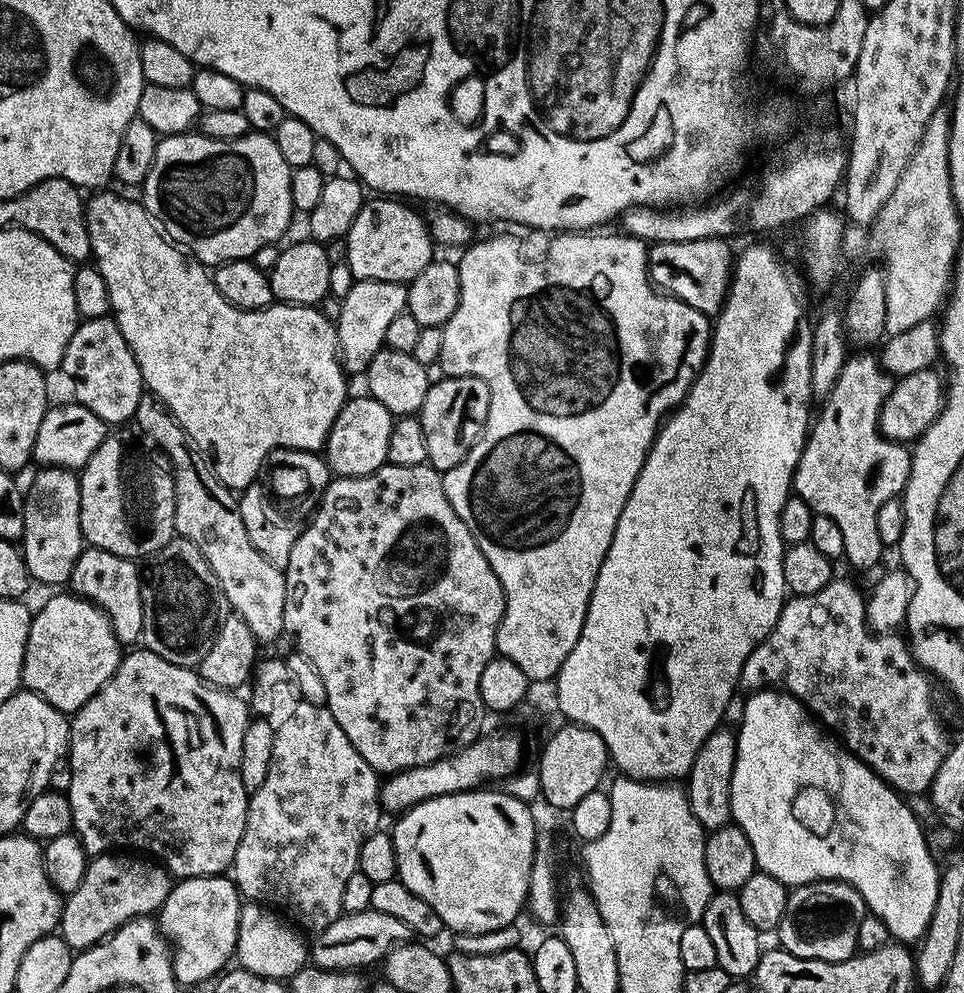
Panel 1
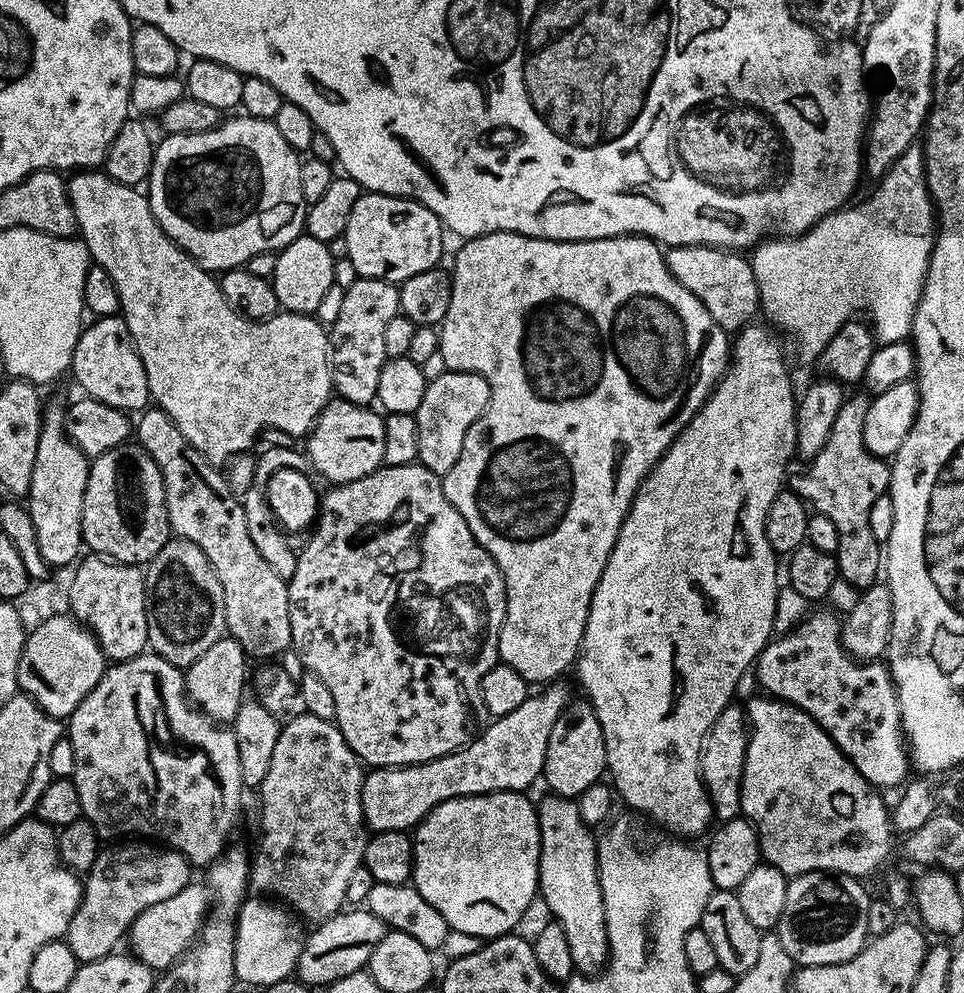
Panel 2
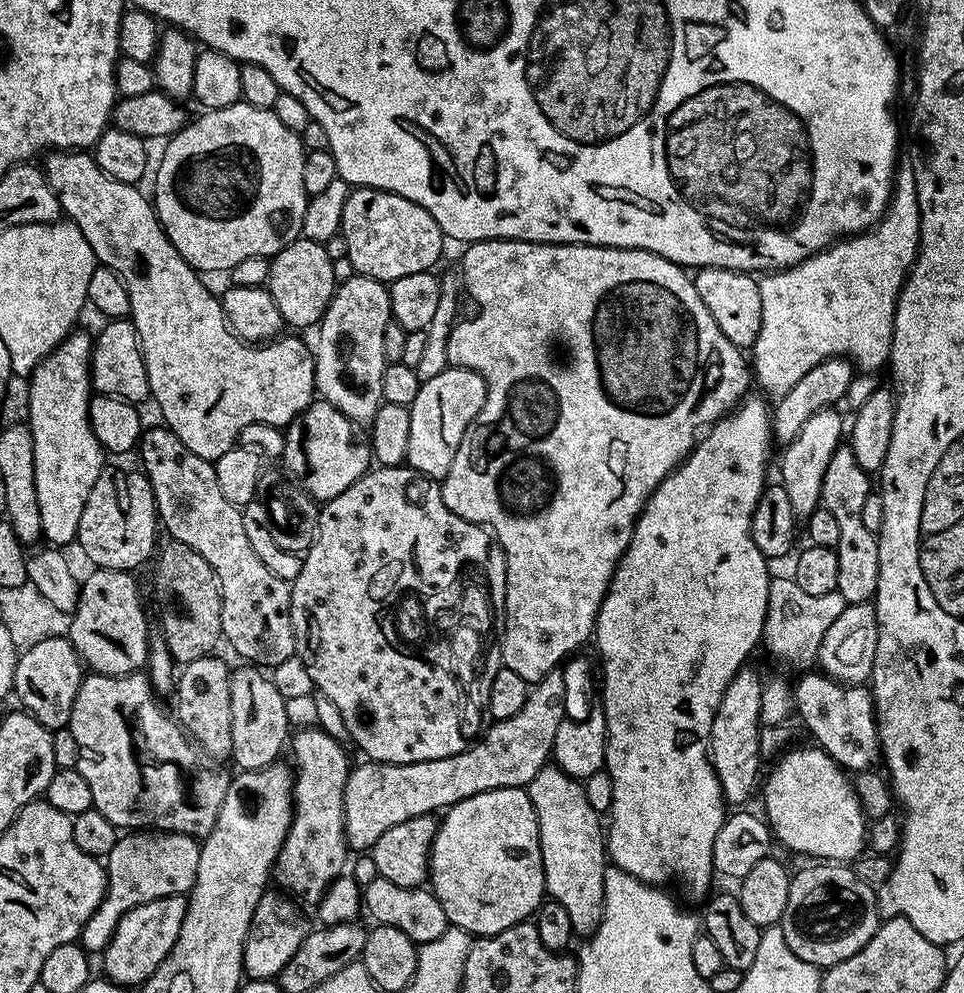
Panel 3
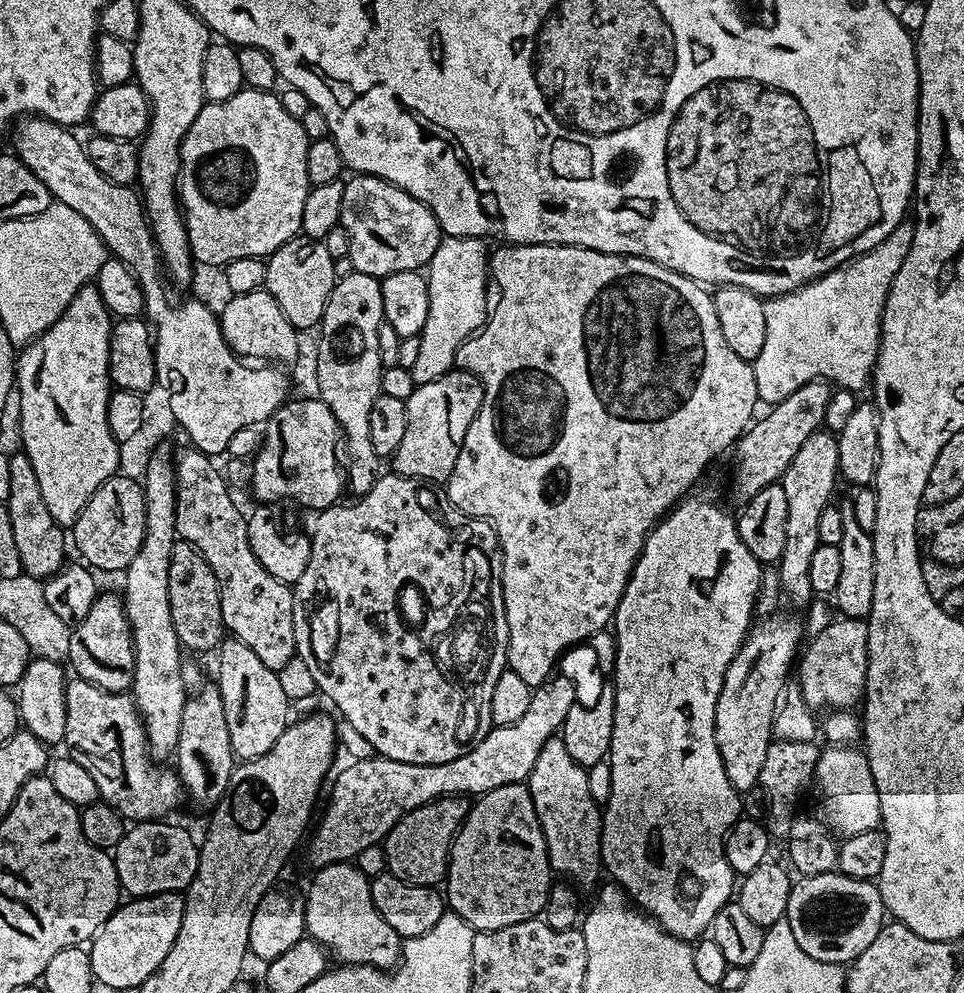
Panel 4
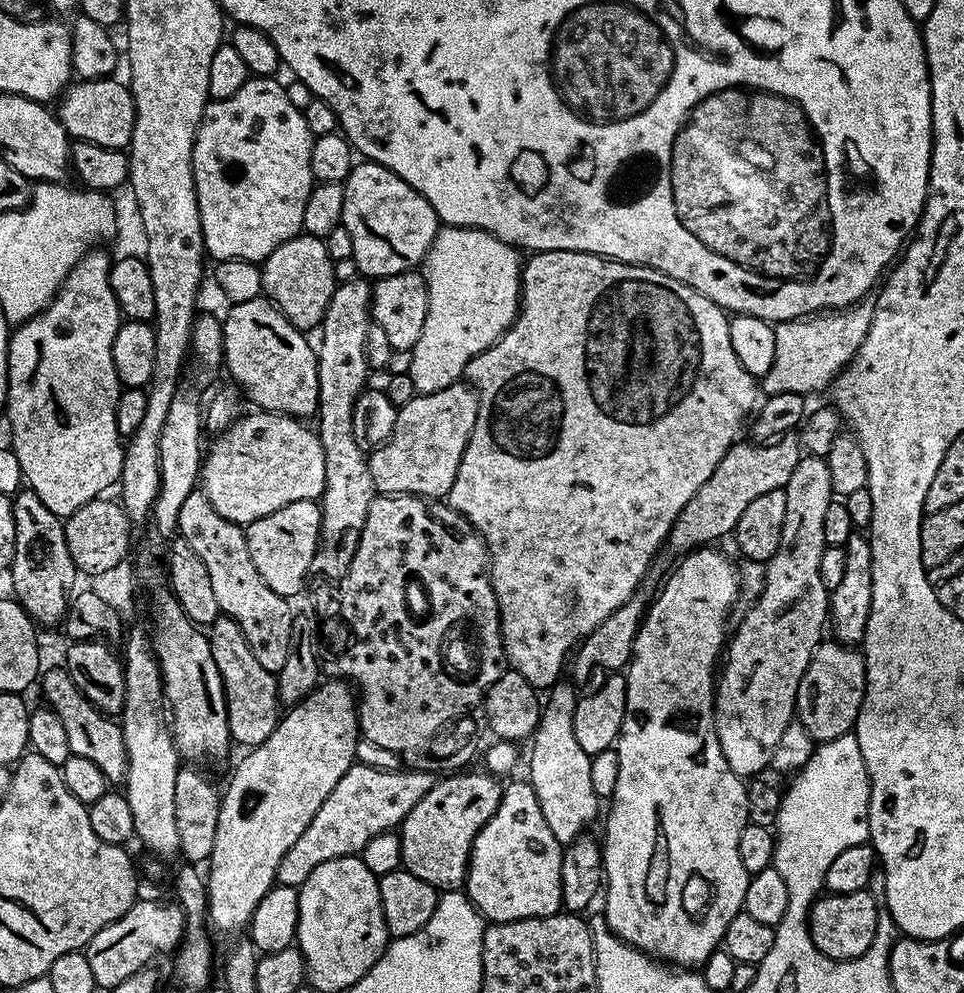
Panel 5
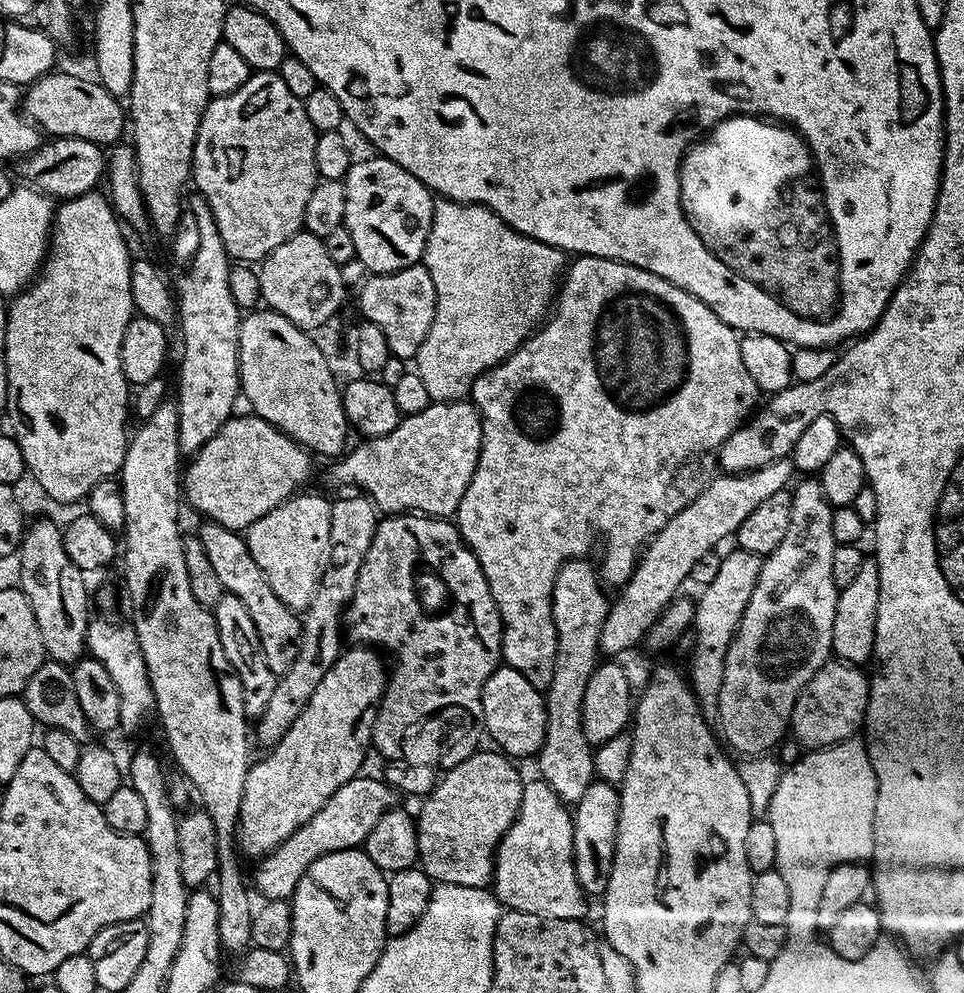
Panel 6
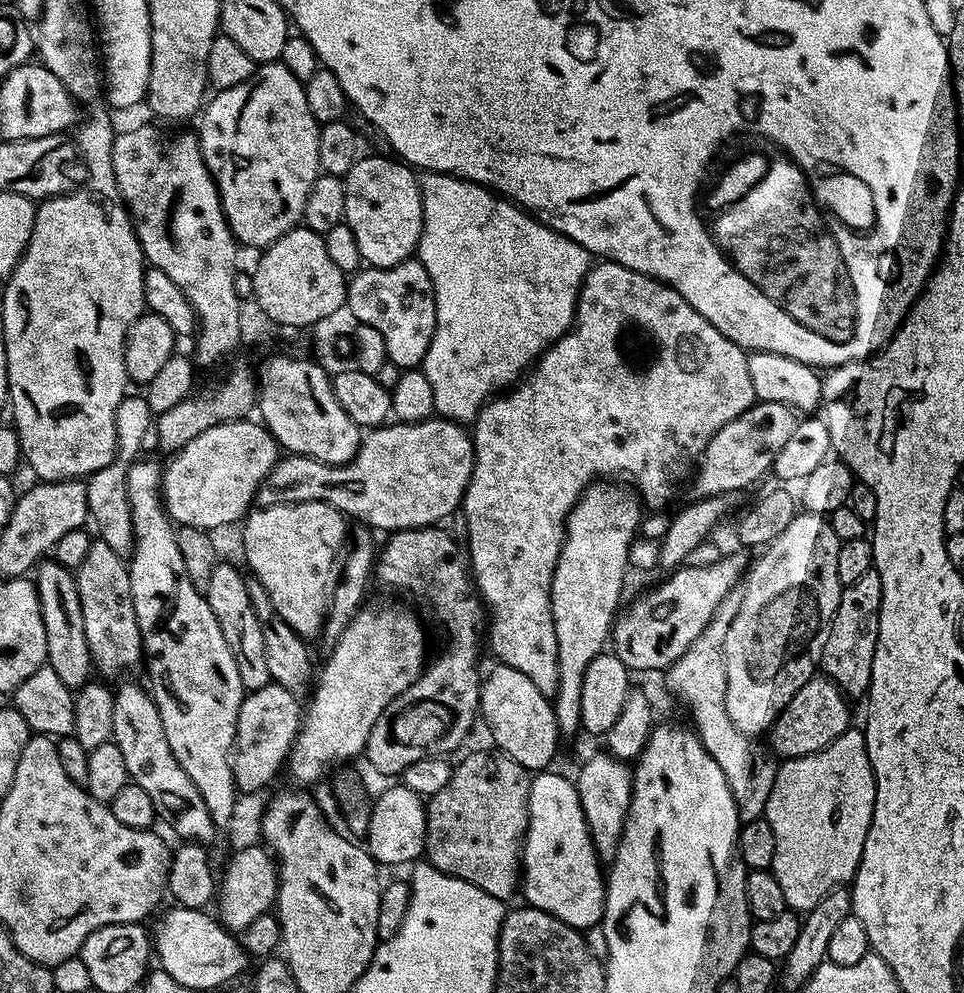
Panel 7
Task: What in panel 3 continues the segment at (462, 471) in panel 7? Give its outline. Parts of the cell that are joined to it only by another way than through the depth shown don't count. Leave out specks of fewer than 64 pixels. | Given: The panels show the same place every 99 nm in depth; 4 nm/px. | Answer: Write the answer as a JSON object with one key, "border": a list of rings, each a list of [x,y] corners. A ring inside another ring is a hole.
{"border":[[[445,367],[434,378],[423,381],[418,390],[418,398],[410,406],[410,446],[408,447],[407,467],[426,474],[431,480],[443,481],[444,475],[454,462],[454,454],[458,454],[458,446],[466,434],[472,420],[480,413],[488,388],[484,380],[471,368]]]}

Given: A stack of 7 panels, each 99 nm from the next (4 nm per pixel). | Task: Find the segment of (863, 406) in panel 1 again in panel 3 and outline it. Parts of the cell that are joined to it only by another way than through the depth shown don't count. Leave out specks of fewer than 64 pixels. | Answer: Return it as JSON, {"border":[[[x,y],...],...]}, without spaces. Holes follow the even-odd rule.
{"border":[[[841,446],[830,458],[830,464],[826,466],[826,478],[822,478],[822,494],[820,502],[823,508],[834,514],[838,522],[838,586],[836,591],[842,594],[845,604],[866,604],[876,595],[878,586],[878,546],[880,541],[877,533],[866,530],[862,523],[862,502],[873,491],[874,484],[870,481],[869,473],[858,466],[852,449]]]}

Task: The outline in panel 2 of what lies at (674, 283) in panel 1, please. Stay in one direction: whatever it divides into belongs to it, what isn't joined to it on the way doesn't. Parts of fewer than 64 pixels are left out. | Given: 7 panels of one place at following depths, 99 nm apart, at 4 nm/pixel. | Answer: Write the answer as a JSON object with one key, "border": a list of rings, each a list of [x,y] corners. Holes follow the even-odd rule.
{"border":[[[705,244],[668,248],[666,252],[670,274],[674,274],[674,278],[682,282],[682,286],[686,286],[686,290],[690,290],[690,294],[694,294],[694,298],[698,298],[698,302],[706,306],[706,310],[710,310],[710,318],[714,318],[714,322],[718,322],[718,326],[722,326],[729,334],[739,332],[755,317],[752,315],[760,308],[760,295],[754,278],[754,270],[751,263],[745,257],[743,260],[740,256],[743,255],[739,251],[727,248],[708,248]]]}

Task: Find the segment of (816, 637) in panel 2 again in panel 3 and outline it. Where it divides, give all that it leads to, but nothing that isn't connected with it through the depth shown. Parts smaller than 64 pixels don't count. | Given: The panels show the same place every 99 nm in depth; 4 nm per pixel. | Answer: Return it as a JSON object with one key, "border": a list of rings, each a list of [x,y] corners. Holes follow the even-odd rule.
{"border":[[[808,670],[803,673],[800,681],[795,681],[794,691],[796,693],[795,715],[800,716],[802,723],[808,727],[808,732],[813,736],[815,747],[820,748],[829,756],[834,758],[834,762],[845,770],[851,770],[854,774],[859,774],[871,769],[872,764],[881,759],[880,755],[880,735],[876,729],[876,707],[872,701],[872,693],[867,687],[858,684],[842,684],[838,680],[825,676],[819,670]]]}

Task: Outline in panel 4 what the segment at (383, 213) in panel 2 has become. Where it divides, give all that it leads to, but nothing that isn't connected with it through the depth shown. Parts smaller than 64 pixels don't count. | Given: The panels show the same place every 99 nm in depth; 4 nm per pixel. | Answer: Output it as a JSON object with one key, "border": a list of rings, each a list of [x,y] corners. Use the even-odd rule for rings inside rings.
{"border":[[[353,175],[344,185],[340,227],[350,234],[348,260],[355,271],[383,278],[398,270],[420,270],[434,258],[442,239],[440,224],[425,204],[377,176]]]}

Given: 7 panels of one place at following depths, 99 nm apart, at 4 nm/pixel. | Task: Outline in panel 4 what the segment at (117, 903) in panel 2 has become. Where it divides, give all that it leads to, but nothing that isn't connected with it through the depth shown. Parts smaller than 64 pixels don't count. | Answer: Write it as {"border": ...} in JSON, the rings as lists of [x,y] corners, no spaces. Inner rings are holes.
{"border":[[[163,819],[136,822],[125,831],[111,853],[118,882],[125,893],[136,888],[136,852],[140,852],[140,892],[145,896],[163,892],[183,893],[192,885],[198,870],[200,849],[198,840],[180,824],[164,824]]]}

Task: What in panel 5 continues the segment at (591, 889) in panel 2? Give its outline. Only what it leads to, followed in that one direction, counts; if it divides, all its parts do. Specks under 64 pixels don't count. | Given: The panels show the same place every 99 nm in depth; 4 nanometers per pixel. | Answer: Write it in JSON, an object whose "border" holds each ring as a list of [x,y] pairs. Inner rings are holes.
{"border":[[[557,682],[547,689],[540,721],[530,737],[532,757],[528,760],[526,779],[538,798],[538,806],[542,806],[546,826],[550,826],[554,838],[558,838],[562,846],[567,846],[576,837],[589,831],[588,823],[595,818],[600,804],[602,808],[602,800],[590,782],[592,757],[586,754],[586,750],[582,750],[582,746],[578,746],[578,738],[574,734],[574,710],[578,692],[564,683]]]}

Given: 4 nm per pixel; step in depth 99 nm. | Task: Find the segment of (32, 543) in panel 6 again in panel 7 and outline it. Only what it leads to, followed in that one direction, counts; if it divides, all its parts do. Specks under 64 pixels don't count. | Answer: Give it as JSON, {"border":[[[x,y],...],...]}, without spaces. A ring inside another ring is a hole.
{"border":[[[48,558],[36,565],[34,583],[42,610],[42,626],[46,626],[47,667],[53,668],[58,678],[70,689],[81,688],[94,676],[90,646],[86,646],[86,630],[82,627],[82,602],[78,602],[78,586],[73,569],[63,568],[55,559]]]}

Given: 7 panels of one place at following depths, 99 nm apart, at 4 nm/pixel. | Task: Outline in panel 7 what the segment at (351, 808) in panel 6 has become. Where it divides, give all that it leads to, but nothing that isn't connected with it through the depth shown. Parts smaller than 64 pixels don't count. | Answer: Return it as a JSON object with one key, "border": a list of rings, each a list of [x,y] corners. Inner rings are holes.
{"border":[[[248,844],[240,848],[232,856],[232,861],[218,880],[218,919],[229,932],[243,934],[252,922],[260,915],[273,911],[276,903],[276,891],[280,889],[278,864],[273,853],[267,847],[259,848],[256,844]]]}

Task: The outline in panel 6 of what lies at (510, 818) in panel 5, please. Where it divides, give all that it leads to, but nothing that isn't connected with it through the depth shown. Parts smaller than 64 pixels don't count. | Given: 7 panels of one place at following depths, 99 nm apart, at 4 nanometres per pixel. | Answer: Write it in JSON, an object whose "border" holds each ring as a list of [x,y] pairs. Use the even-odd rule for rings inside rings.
{"border":[[[546,778],[539,779],[525,787],[520,818],[503,849],[504,857],[503,852],[499,857],[498,870],[492,873],[490,888],[496,894],[504,888],[503,899],[522,912],[538,912],[555,920],[584,924],[591,916],[593,919],[594,900],[577,874],[576,825],[572,823],[576,810]]]}

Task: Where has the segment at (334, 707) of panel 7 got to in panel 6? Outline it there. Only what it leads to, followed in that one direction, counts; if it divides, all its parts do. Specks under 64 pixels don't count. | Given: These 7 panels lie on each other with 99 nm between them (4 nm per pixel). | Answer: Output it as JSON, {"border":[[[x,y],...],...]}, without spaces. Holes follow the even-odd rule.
{"border":[[[352,646],[341,651],[340,657],[326,670],[326,678],[318,682],[314,694],[306,702],[302,714],[294,718],[294,726],[282,734],[278,743],[267,749],[268,757],[251,765],[244,782],[244,793],[240,803],[240,824],[236,828],[238,848],[245,857],[259,858],[272,852],[294,830],[298,830],[346,782],[361,775],[364,755],[372,744],[372,728],[376,725],[376,709],[380,706],[380,699],[384,696],[386,687],[386,660],[375,647]]]}

